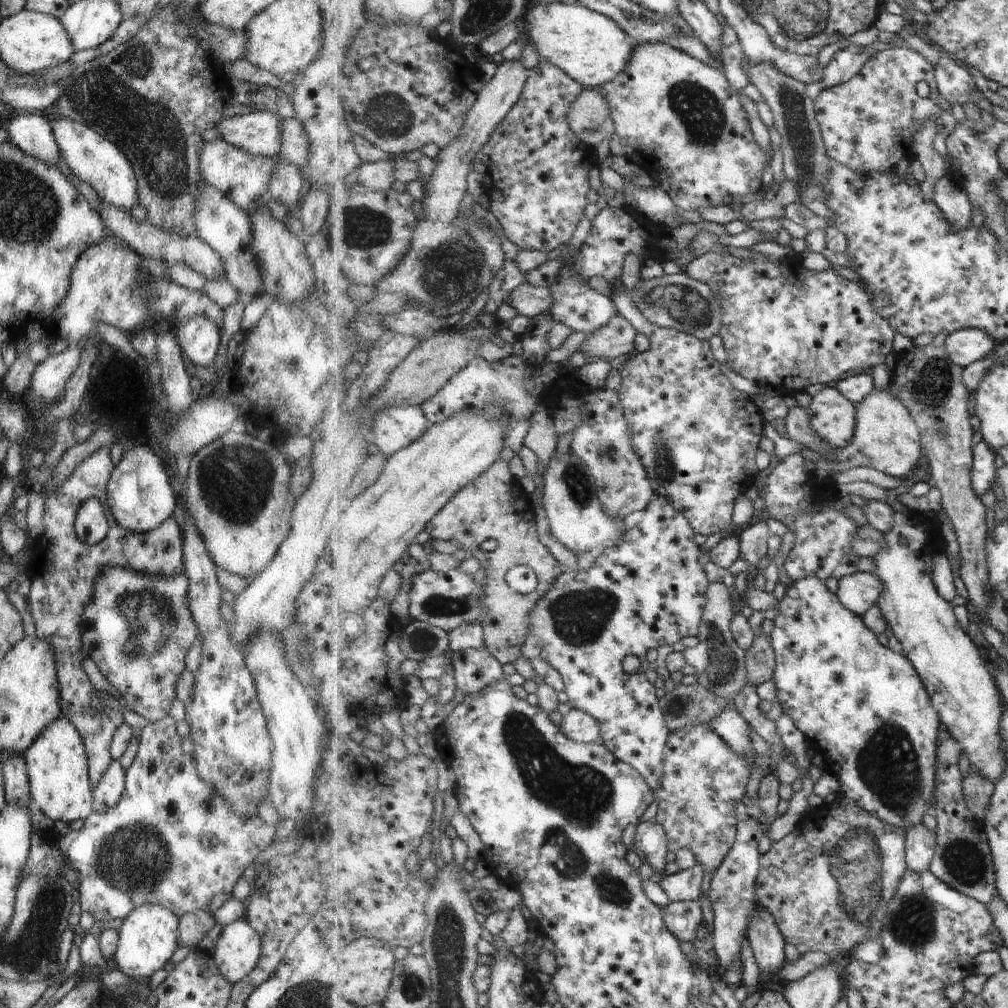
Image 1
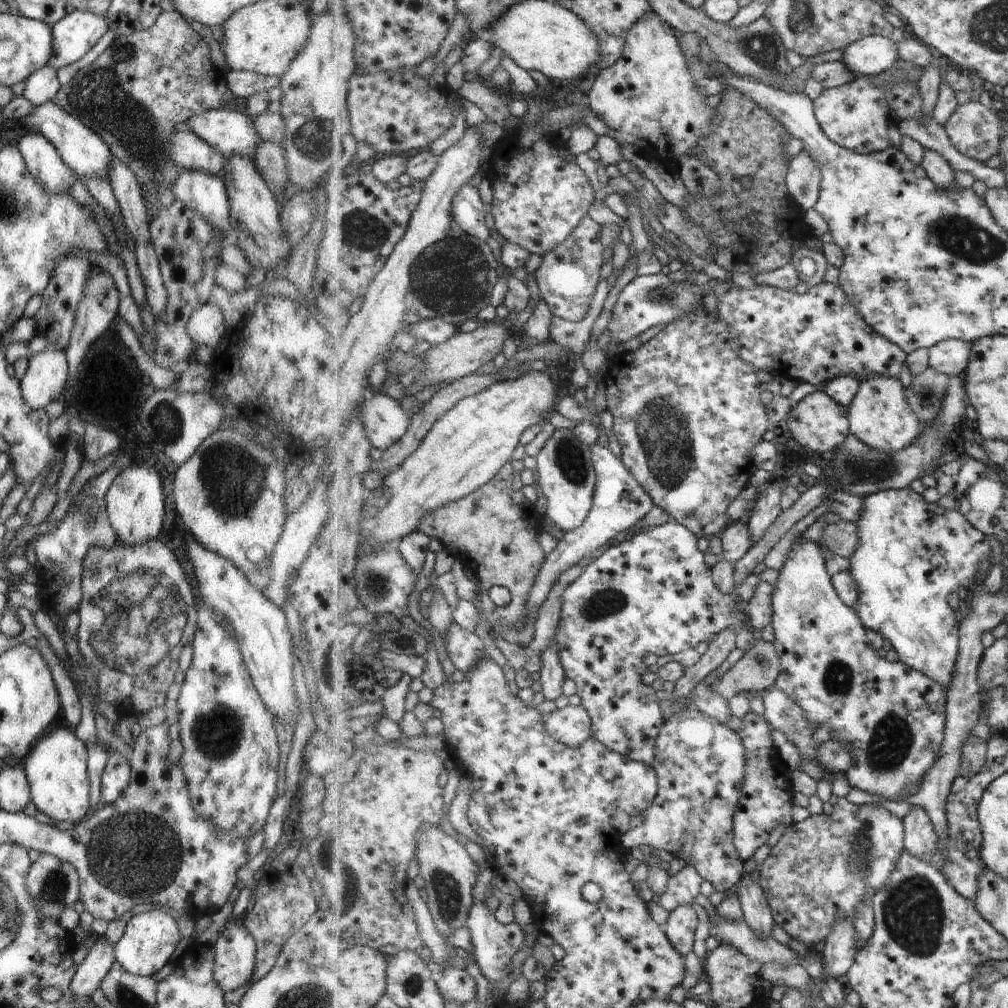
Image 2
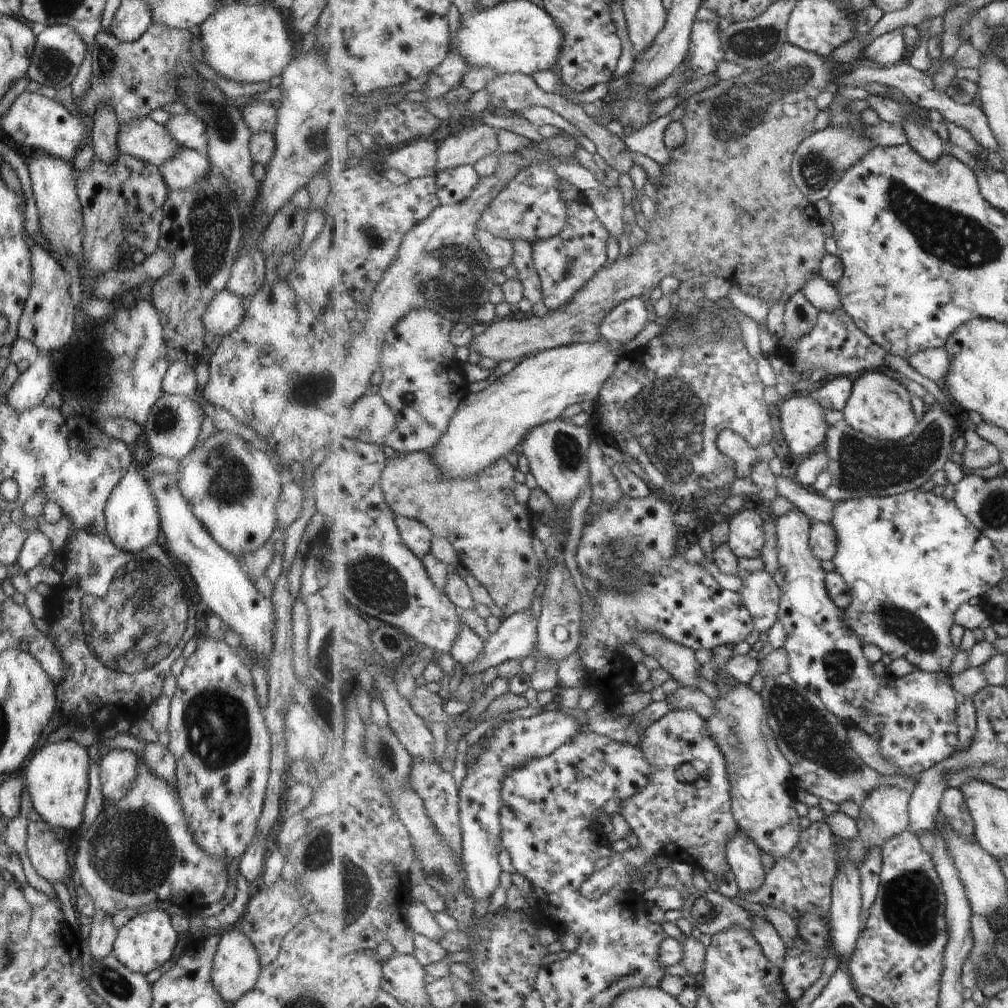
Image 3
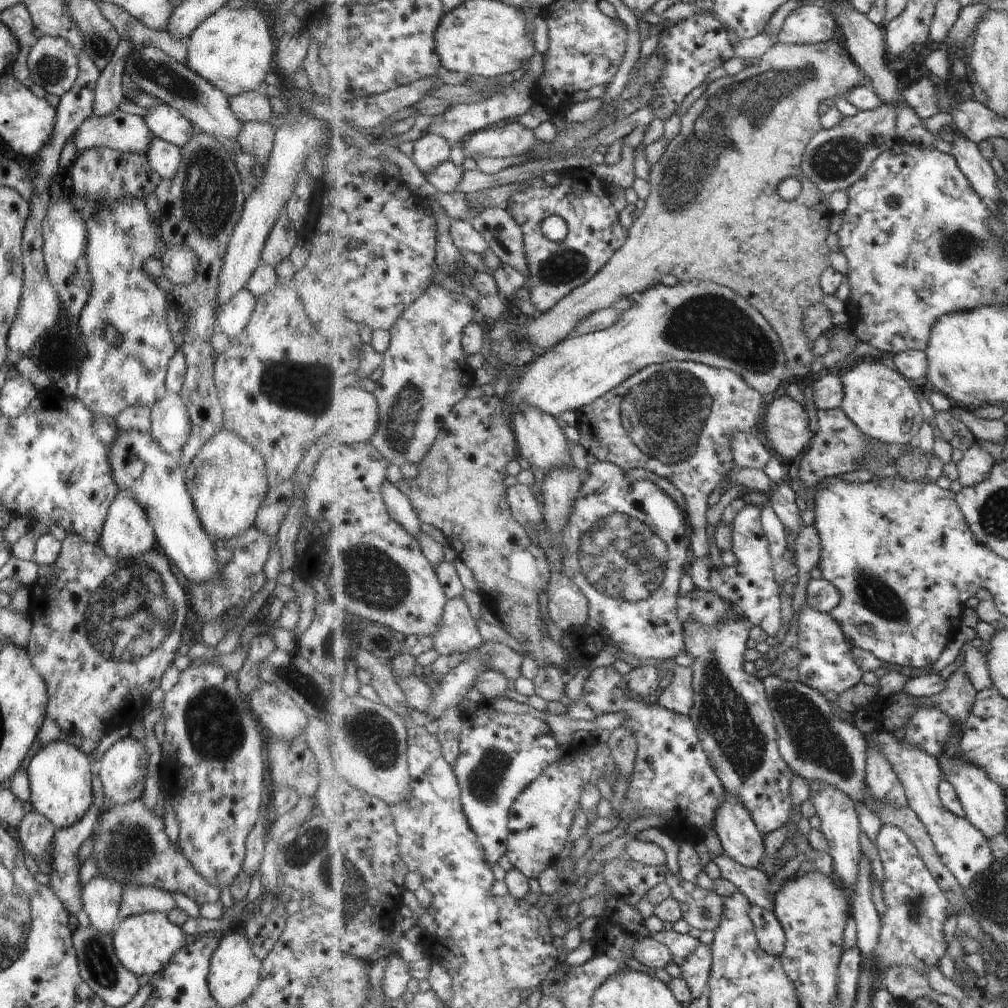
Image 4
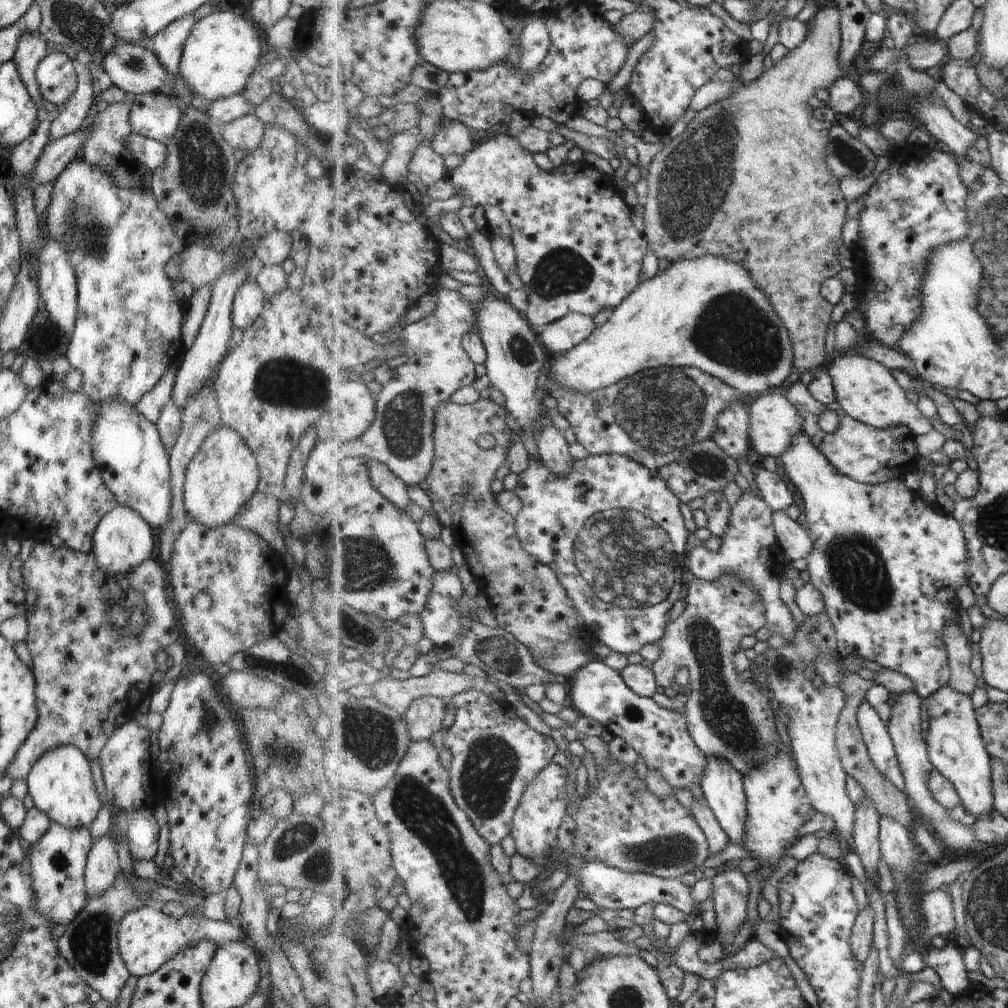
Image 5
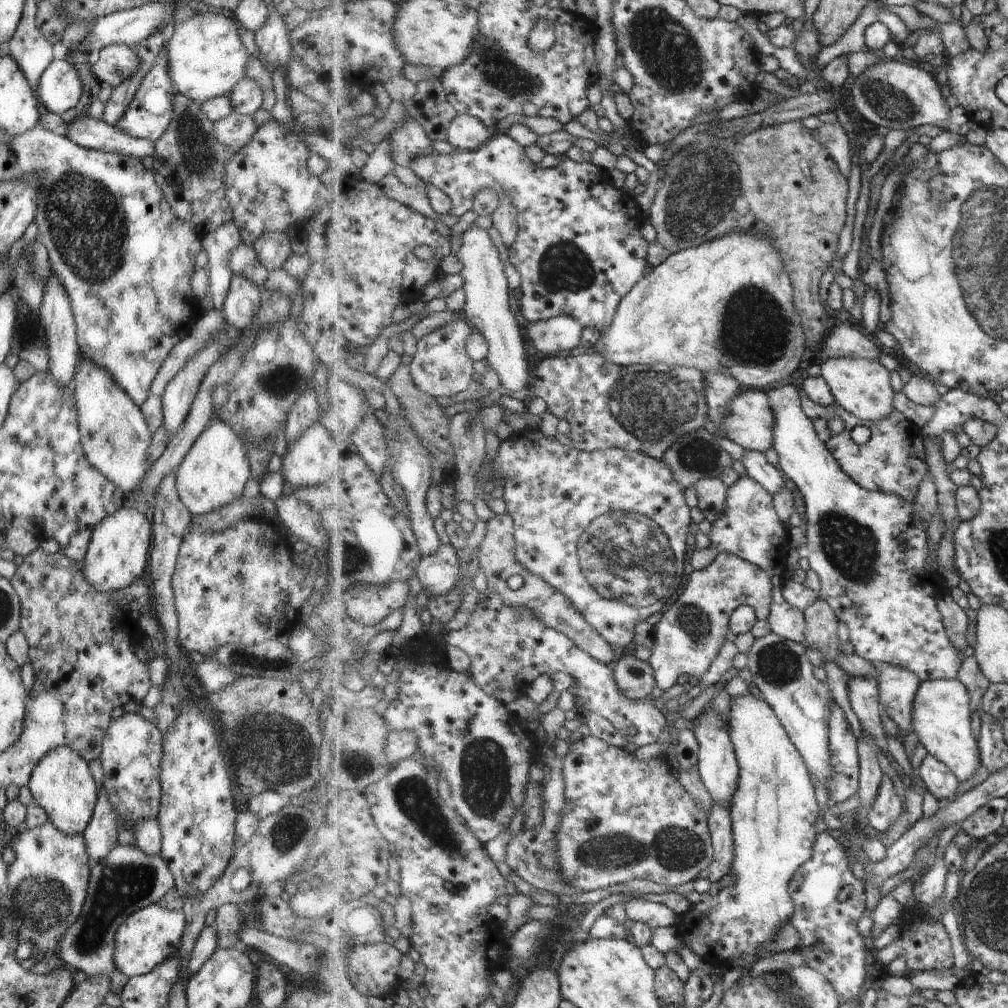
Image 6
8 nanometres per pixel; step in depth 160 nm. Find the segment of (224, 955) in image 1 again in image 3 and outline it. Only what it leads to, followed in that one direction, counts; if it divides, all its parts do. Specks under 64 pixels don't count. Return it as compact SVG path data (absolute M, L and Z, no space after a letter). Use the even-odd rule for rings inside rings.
M240 929L229 930L220 936L212 958L210 970L210 981L217 994L225 1001L234 1003L240 996L243 996L257 980L261 965L258 954L251 944L251 941Z

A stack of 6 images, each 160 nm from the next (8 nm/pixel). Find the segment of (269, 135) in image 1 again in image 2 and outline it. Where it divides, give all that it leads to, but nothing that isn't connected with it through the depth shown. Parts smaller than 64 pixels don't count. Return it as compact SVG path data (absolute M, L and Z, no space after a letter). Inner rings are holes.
M207 110L190 116L185 122L188 130L225 157L237 153L253 158L260 140L251 116L237 111Z

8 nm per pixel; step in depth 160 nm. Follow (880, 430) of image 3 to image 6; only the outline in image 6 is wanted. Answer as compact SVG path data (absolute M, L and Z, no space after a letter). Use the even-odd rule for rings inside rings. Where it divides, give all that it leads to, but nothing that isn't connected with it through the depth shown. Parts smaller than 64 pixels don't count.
M851 357L827 359L820 362L820 370L820 374L831 387L836 402L857 418L881 421L895 413L893 408L895 388L891 388L891 374L878 361Z

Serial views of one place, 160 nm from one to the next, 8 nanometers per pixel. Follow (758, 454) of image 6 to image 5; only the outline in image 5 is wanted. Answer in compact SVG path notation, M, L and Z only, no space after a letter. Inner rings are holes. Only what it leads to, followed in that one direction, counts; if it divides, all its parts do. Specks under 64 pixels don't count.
M757 468L754 470L755 482L757 486L761 488L761 494L765 500L767 506L771 510L785 511L789 506L793 505L793 494L789 491L789 488L785 486L782 476L779 476L777 472L769 472L767 468Z

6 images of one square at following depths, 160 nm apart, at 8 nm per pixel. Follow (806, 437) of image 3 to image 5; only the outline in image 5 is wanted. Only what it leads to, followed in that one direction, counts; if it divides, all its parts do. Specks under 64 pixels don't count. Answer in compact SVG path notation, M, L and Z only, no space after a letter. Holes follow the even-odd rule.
M782 391L779 394L777 392L773 392L773 394L763 393L746 407L751 422L751 446L755 446L757 453L764 458L767 456L774 459L780 458L791 450L791 446L795 444L799 434L804 433L805 419Z

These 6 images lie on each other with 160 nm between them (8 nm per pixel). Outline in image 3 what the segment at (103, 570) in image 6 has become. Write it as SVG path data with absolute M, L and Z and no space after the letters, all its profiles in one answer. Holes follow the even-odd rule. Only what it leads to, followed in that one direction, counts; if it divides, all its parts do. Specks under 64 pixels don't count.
M127 470L111 489L104 506L104 527L113 546L123 552L137 553L146 546L161 542L156 500L142 470Z

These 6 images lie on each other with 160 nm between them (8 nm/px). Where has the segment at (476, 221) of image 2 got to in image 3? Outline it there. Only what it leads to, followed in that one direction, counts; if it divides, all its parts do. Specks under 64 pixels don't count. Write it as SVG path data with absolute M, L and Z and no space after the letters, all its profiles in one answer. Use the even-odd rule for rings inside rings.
M474 165L443 169L437 174L438 197L441 205L452 205L466 199L481 180Z

